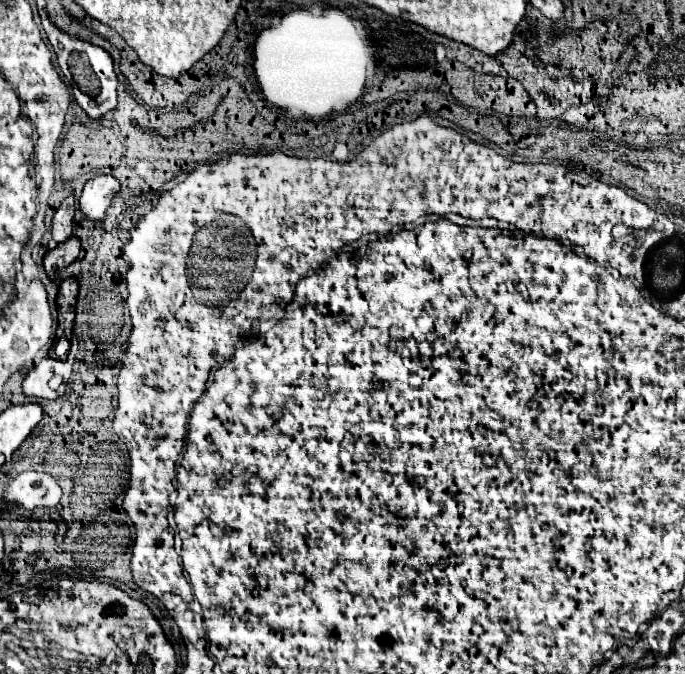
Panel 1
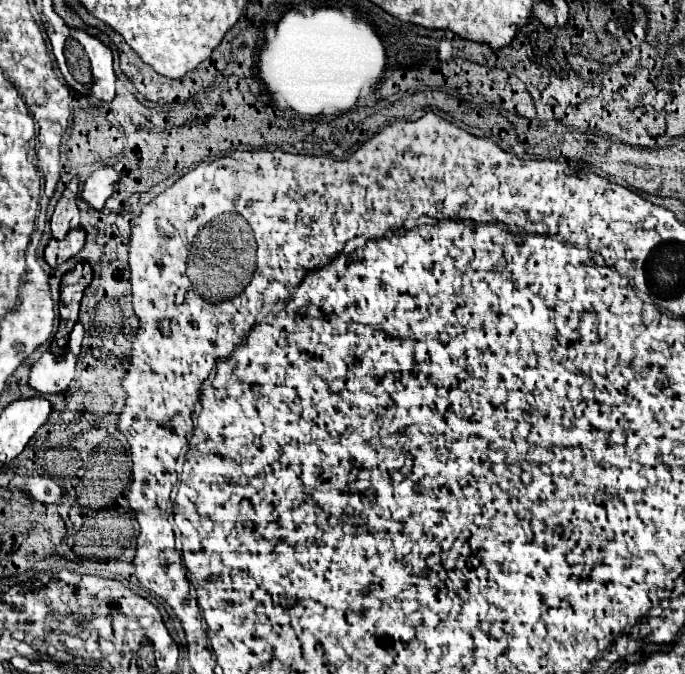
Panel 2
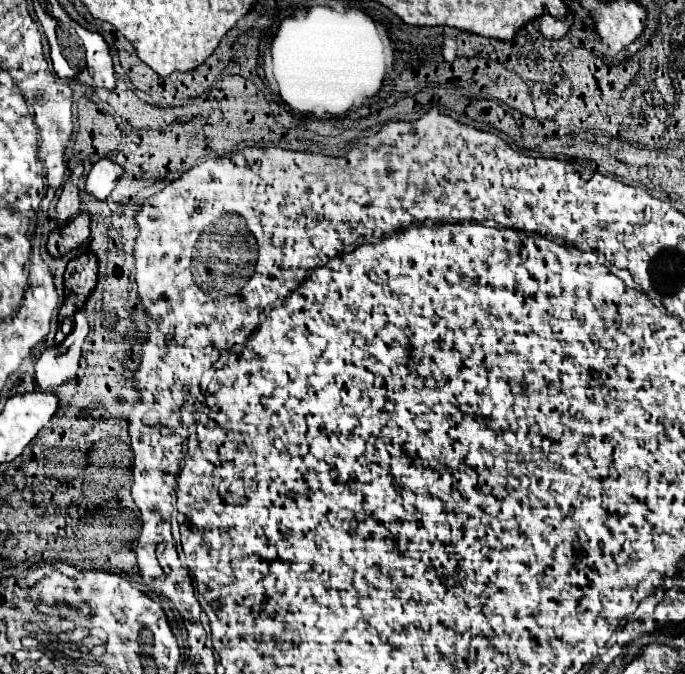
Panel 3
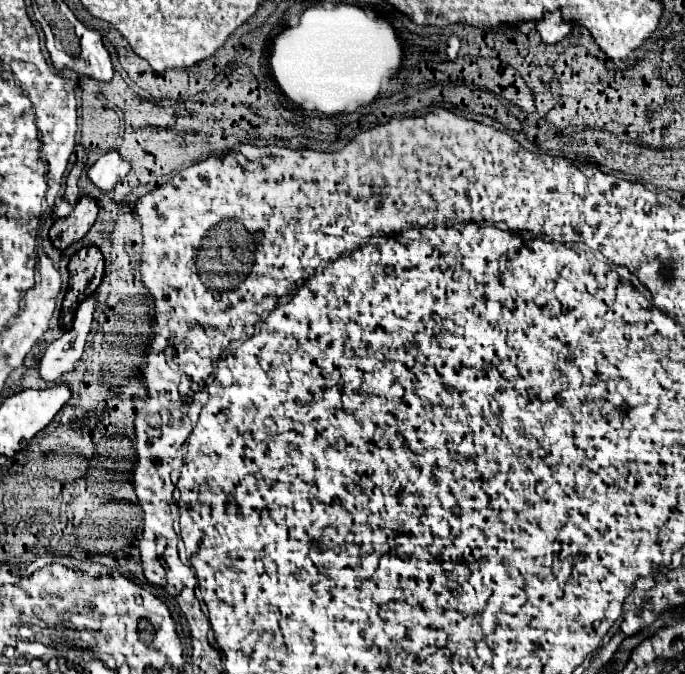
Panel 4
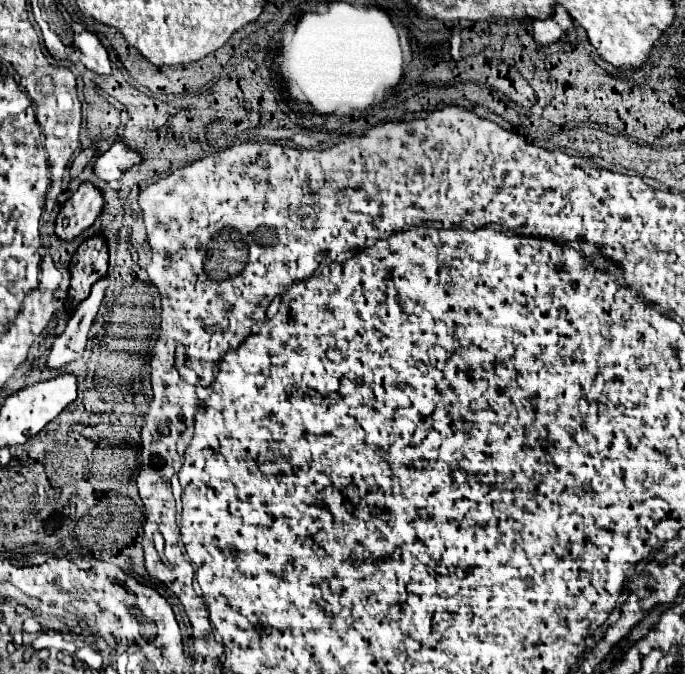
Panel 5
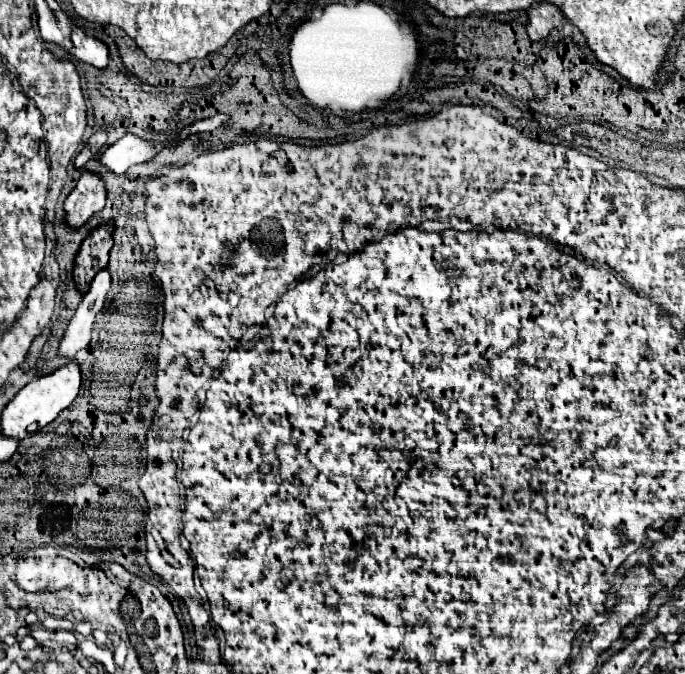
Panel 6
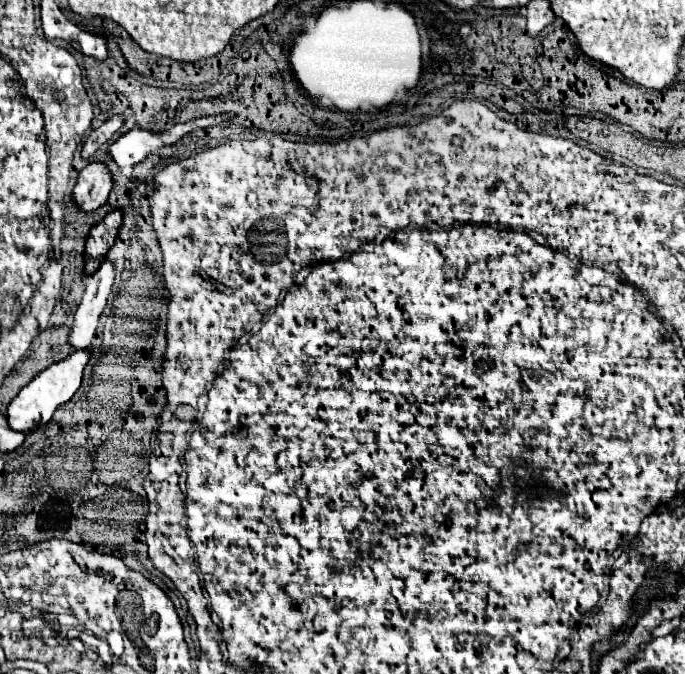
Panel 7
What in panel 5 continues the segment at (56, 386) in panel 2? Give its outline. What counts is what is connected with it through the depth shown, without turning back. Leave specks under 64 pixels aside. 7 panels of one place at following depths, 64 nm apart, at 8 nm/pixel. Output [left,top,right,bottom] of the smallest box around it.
[46,278,108,370]

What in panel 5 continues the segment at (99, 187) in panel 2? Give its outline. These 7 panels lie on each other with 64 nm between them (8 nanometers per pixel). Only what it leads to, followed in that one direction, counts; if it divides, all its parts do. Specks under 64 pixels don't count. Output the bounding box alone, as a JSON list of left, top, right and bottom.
[94,142,142,182]

